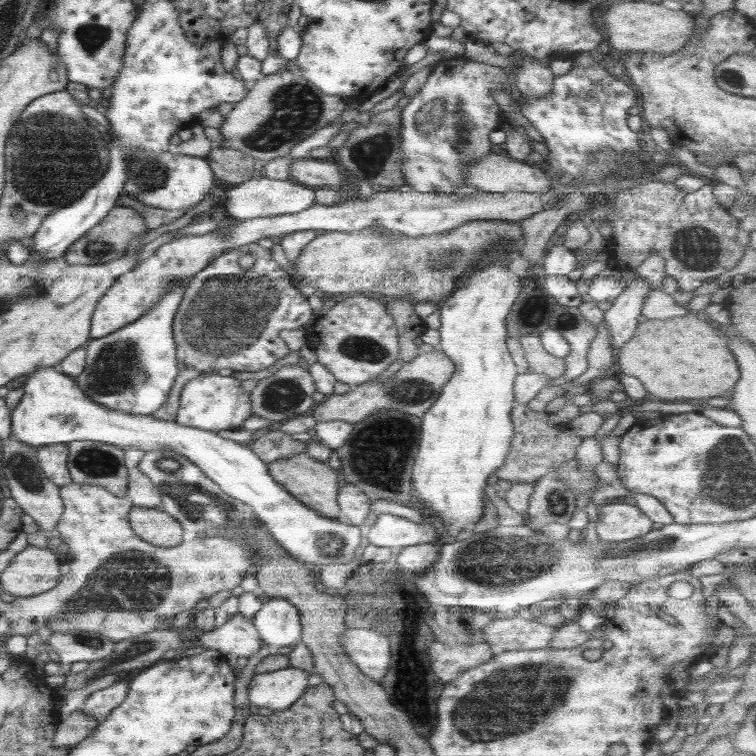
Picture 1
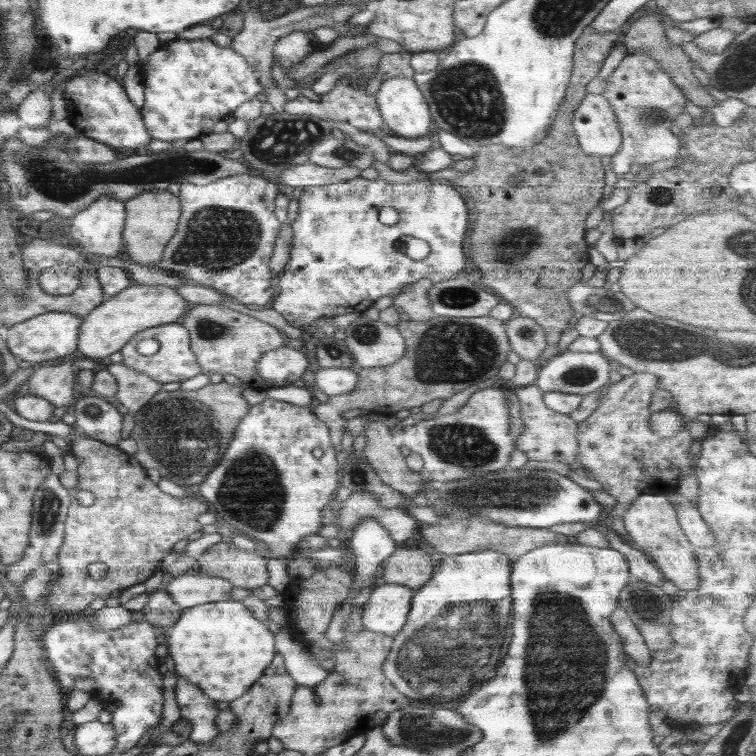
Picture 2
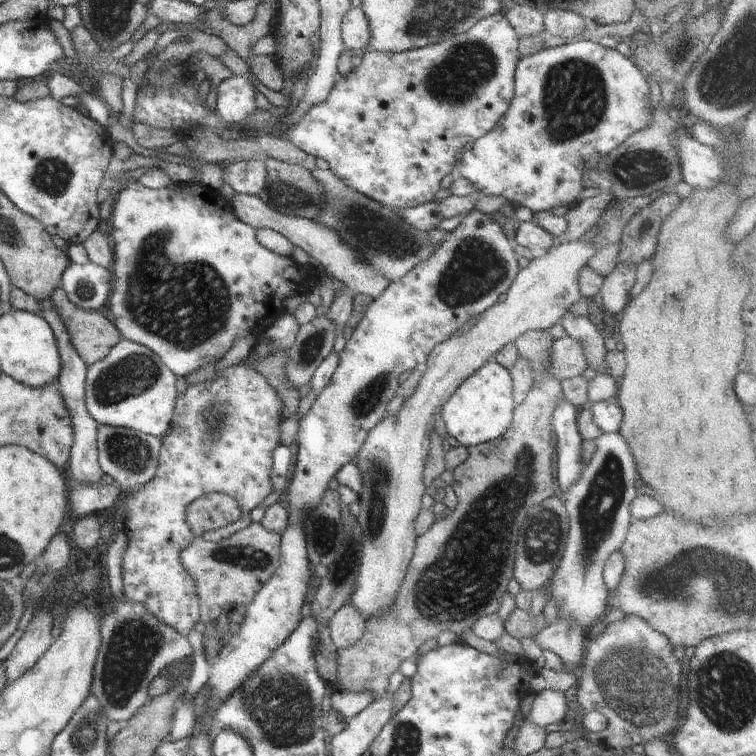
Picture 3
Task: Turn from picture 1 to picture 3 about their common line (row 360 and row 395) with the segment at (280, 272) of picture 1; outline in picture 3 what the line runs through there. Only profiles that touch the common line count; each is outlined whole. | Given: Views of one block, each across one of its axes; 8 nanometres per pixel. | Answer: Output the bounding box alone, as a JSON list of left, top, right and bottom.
[123,340,283,635]

